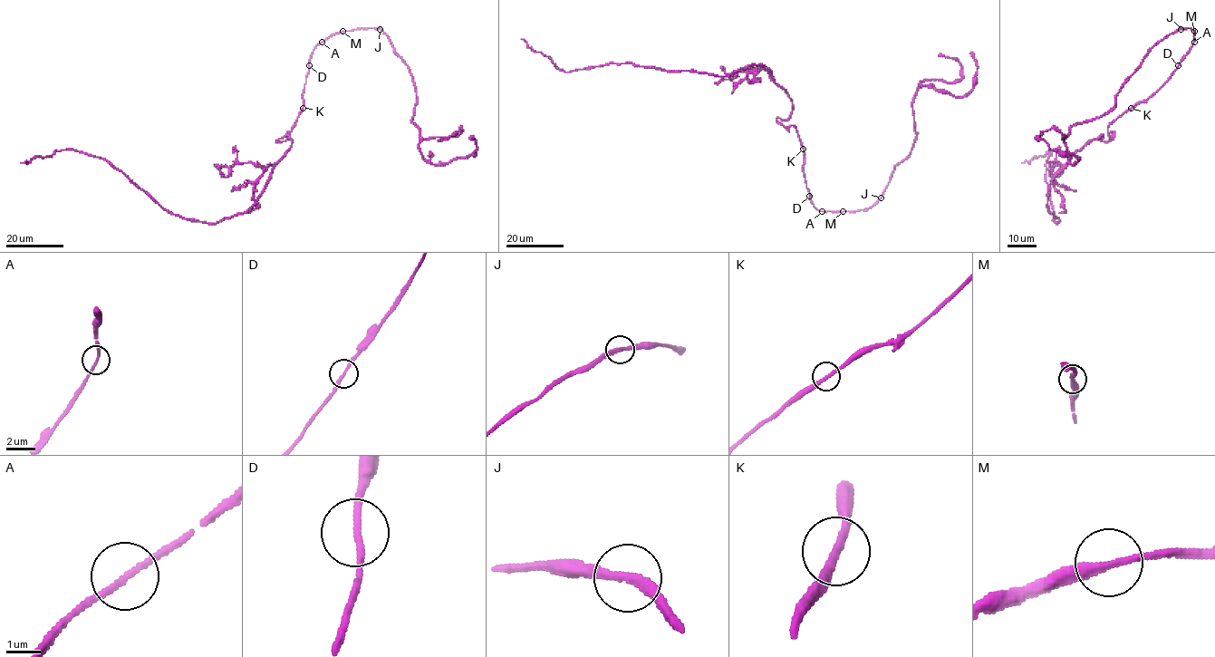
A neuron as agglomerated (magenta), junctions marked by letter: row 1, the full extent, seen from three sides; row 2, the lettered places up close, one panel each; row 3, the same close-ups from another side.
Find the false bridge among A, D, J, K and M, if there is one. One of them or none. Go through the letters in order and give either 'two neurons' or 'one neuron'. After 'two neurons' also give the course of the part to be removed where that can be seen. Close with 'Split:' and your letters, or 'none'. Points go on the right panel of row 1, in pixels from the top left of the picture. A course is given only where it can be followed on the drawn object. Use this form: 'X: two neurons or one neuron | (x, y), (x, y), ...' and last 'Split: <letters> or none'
A: one neuron
D: one neuron
J: one neuron
K: one neuron
M: one neuron
Split: none

